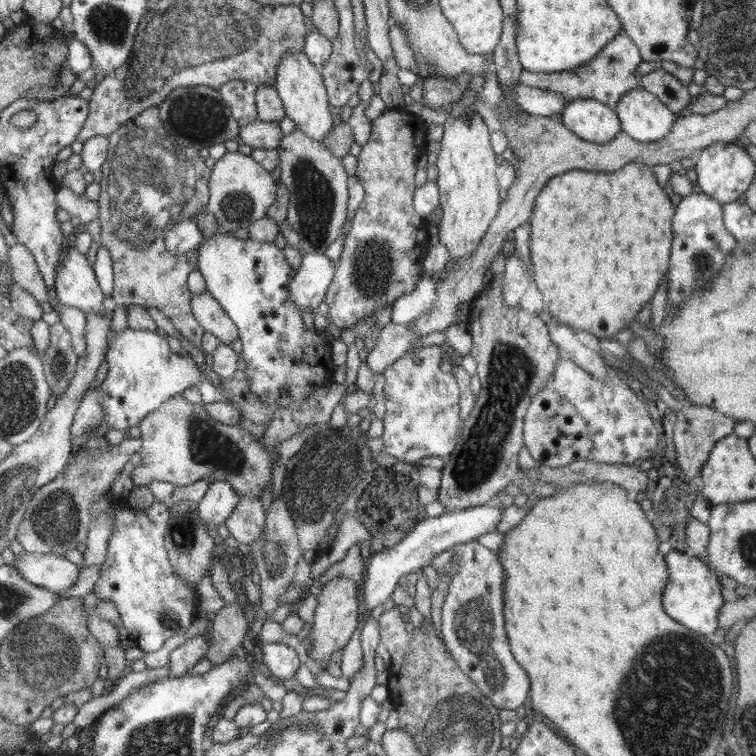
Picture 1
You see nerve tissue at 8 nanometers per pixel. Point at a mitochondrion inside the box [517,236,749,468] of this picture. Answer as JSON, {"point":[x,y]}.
{"point":[702,262]}

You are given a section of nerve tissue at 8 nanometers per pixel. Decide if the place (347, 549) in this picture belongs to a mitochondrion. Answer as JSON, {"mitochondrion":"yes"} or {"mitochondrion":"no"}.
{"mitochondrion":"no"}

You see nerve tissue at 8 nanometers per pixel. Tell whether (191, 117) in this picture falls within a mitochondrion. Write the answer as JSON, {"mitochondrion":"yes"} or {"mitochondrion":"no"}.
{"mitochondrion":"yes"}

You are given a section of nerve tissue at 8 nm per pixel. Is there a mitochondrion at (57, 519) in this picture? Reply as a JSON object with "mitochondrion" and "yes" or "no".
{"mitochondrion":"yes"}

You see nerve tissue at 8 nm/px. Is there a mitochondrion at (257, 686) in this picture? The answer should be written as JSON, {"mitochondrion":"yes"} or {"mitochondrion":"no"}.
{"mitochondrion":"no"}

